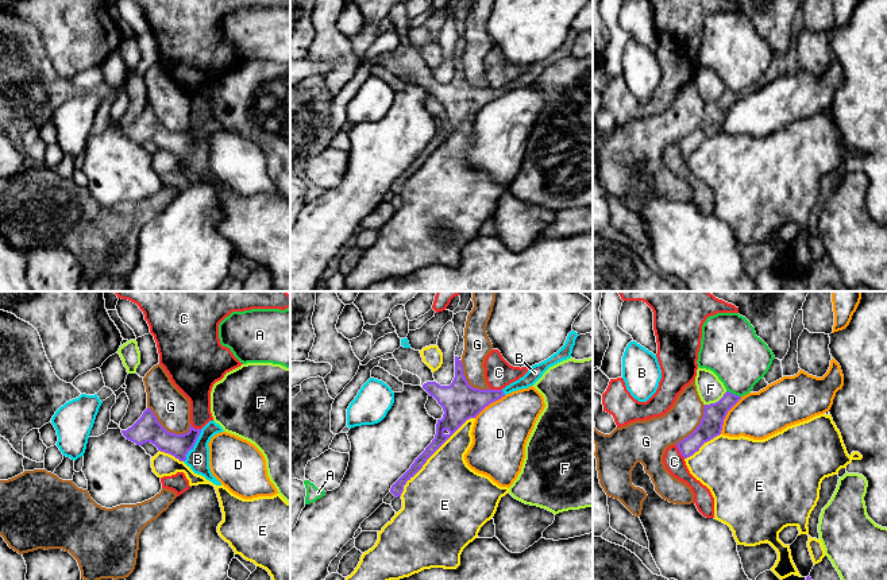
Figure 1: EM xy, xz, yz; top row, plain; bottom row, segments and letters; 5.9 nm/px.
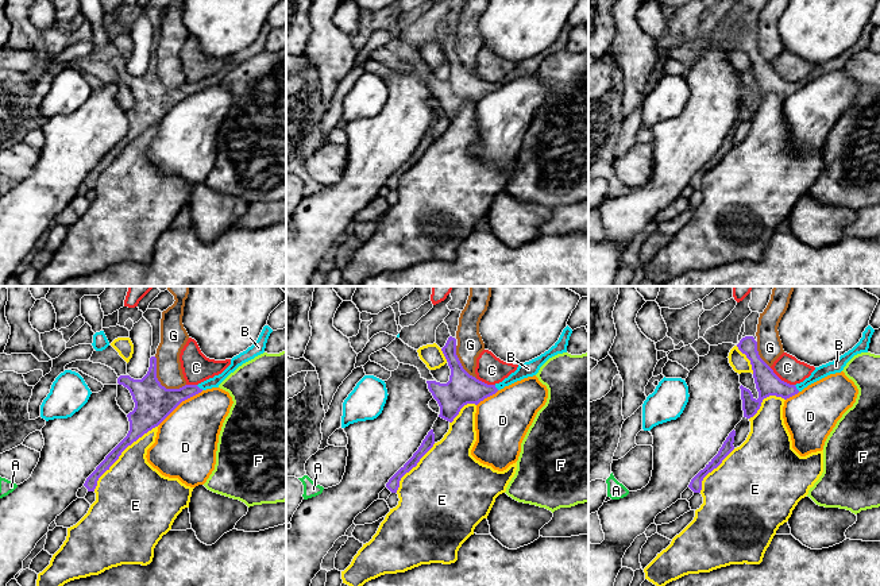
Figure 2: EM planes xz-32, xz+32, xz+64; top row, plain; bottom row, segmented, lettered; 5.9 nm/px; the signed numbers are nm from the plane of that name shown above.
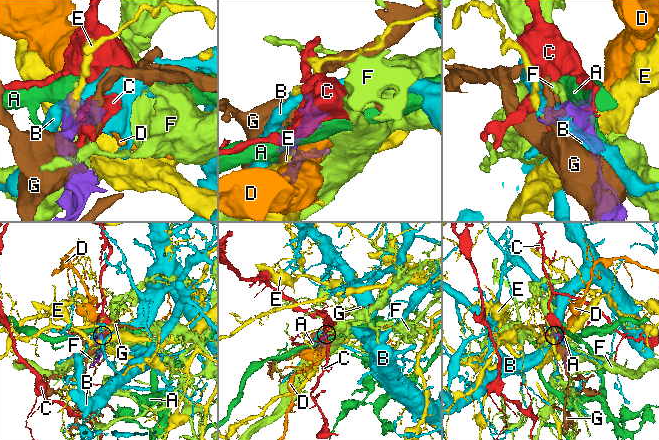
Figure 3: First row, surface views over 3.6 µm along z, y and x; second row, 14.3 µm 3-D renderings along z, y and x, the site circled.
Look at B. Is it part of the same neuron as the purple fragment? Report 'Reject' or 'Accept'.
Accept

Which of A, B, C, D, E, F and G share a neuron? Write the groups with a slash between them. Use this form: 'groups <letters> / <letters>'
groups A / B / C / D / E / F / G

